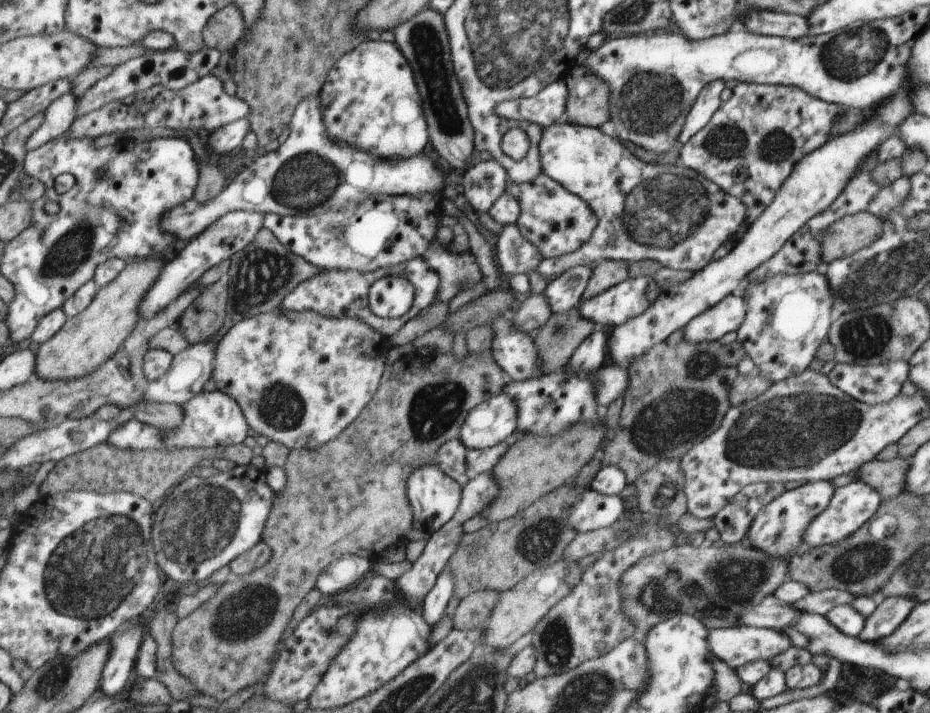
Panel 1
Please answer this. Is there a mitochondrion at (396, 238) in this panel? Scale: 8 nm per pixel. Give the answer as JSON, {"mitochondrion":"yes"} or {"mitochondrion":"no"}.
{"mitochondrion":"no"}

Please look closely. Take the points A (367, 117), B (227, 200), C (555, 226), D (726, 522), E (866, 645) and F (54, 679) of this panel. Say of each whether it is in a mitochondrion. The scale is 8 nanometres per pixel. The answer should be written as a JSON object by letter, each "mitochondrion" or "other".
{"A":"mitochondrion","B":"other","C":"other","D":"other","E":"other","F":"mitochondrion"}

